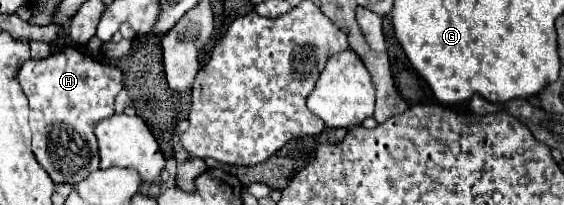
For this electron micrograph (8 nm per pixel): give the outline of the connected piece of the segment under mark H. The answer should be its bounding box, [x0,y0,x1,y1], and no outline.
[18,48,122,184]

